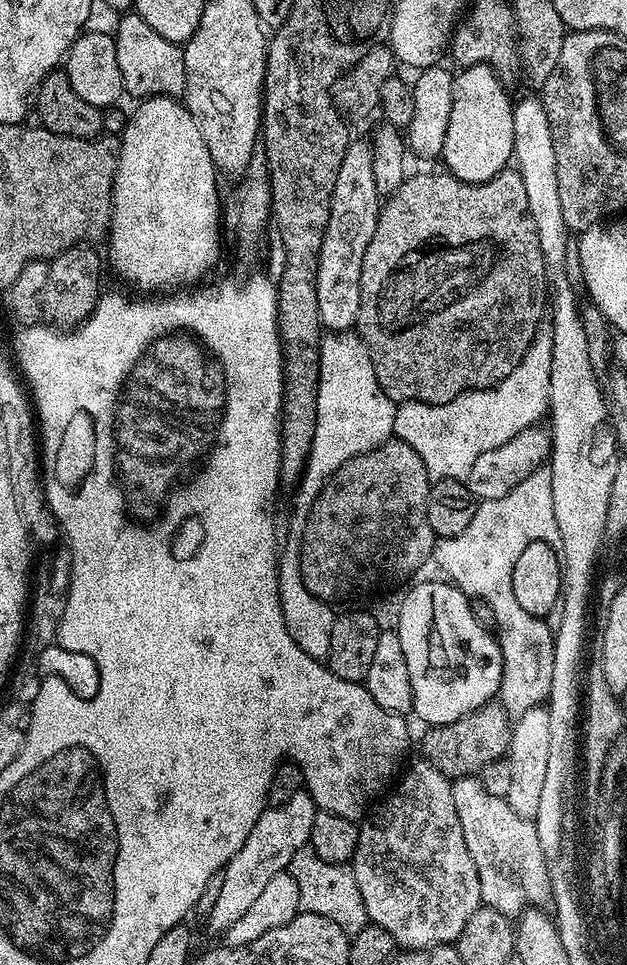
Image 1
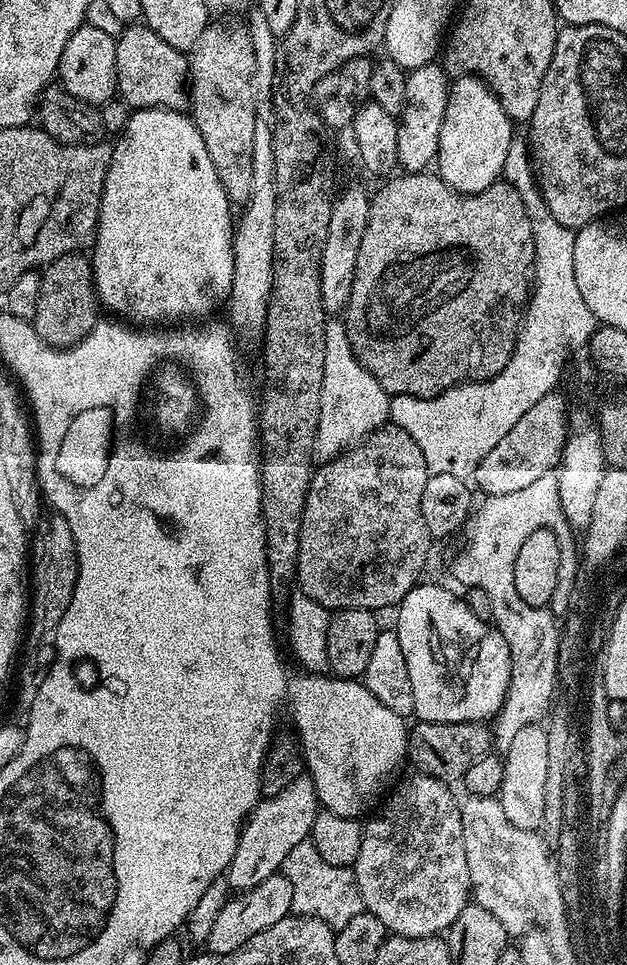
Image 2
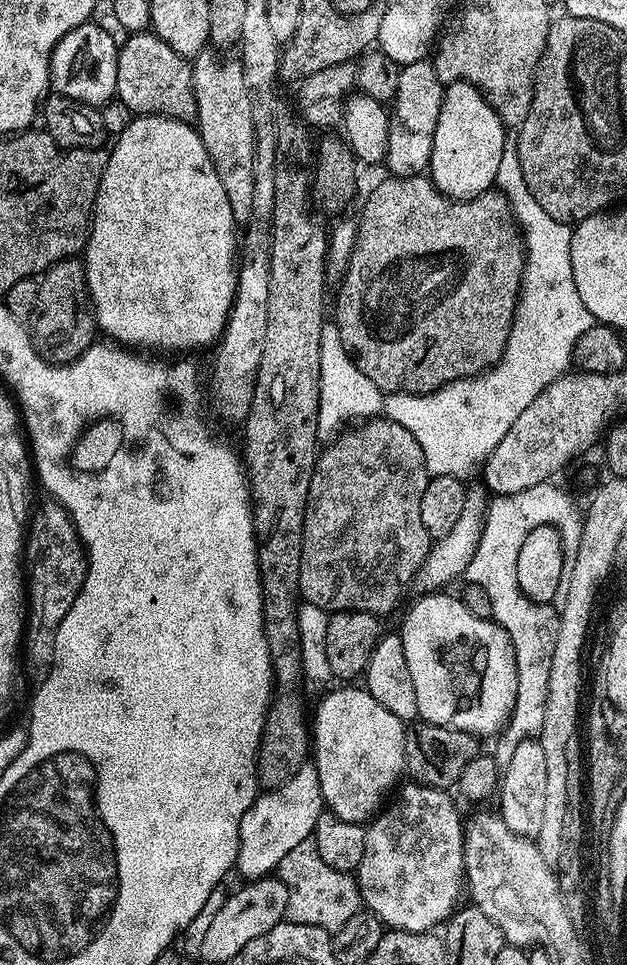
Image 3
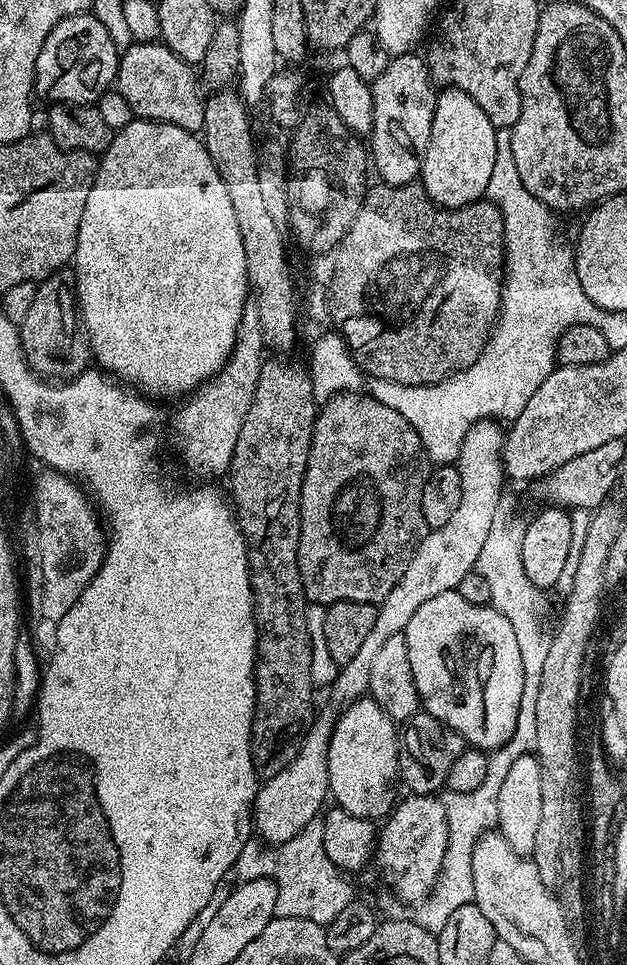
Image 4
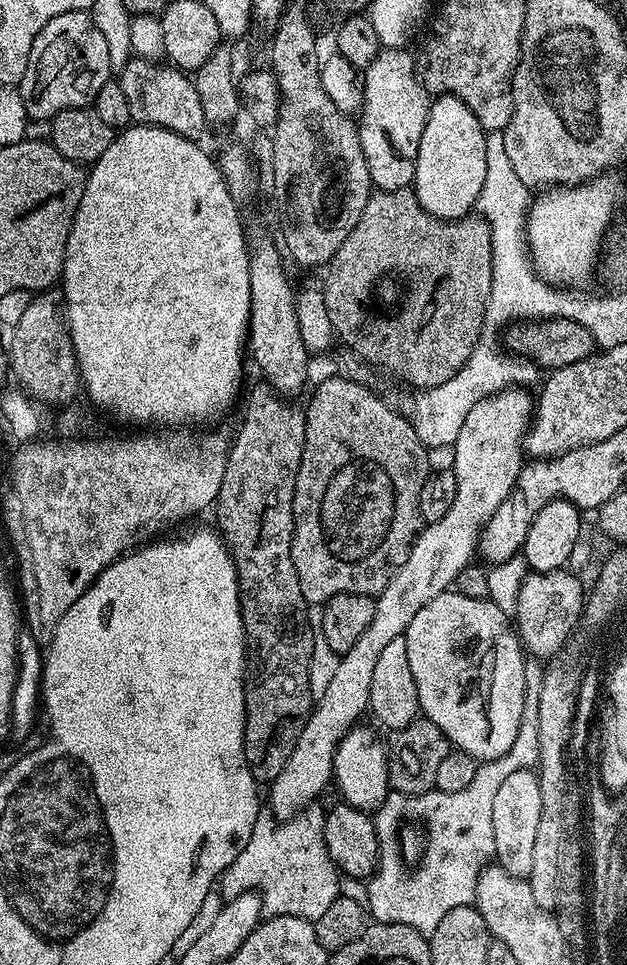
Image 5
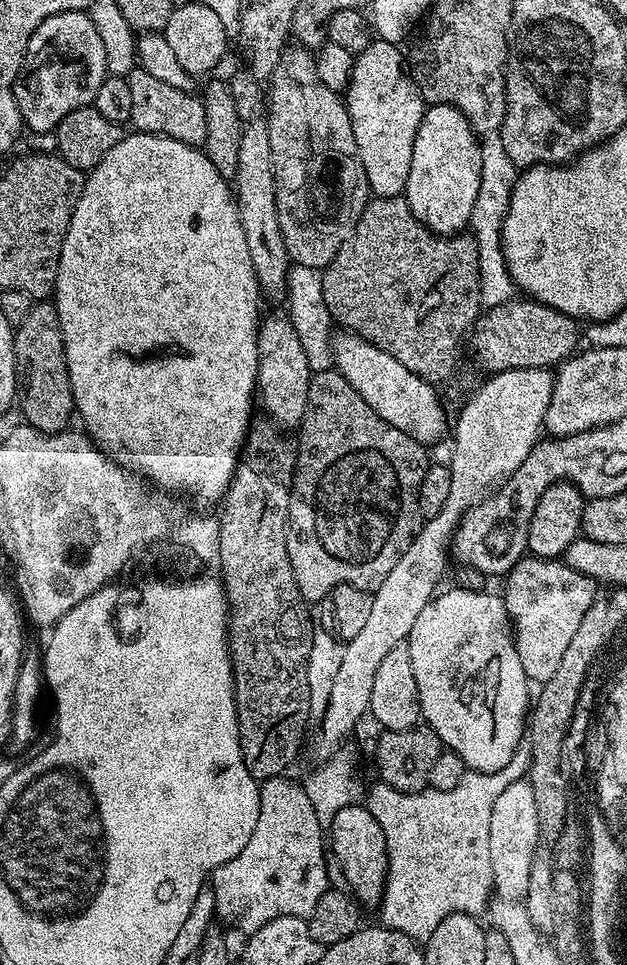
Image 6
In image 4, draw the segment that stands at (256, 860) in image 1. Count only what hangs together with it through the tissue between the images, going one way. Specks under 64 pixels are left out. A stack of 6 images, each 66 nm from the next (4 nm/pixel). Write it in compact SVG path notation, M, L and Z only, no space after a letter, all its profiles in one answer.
M324 712L313 717L307 734L300 741L298 754L286 769L274 778L263 781L256 789L254 832L265 845L275 846L290 842L310 821L317 819L329 799L329 744L333 736L335 713Z

